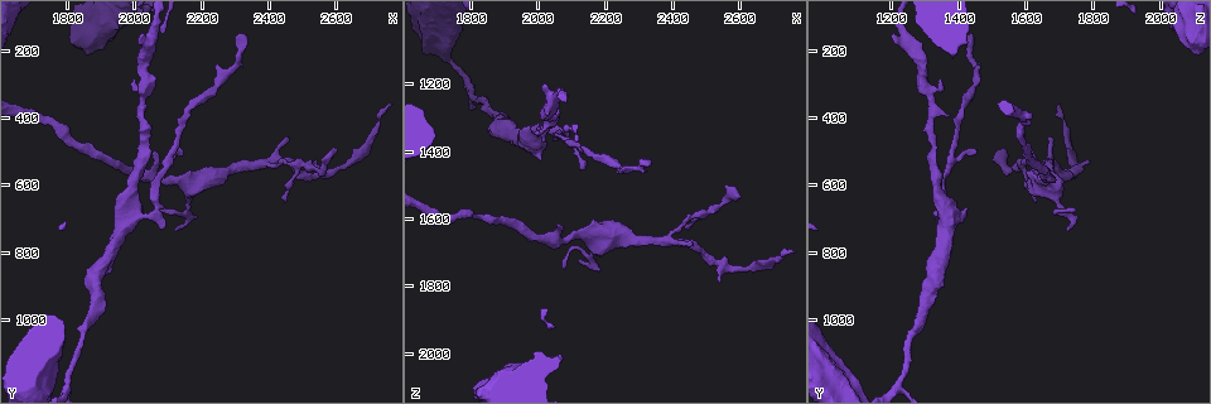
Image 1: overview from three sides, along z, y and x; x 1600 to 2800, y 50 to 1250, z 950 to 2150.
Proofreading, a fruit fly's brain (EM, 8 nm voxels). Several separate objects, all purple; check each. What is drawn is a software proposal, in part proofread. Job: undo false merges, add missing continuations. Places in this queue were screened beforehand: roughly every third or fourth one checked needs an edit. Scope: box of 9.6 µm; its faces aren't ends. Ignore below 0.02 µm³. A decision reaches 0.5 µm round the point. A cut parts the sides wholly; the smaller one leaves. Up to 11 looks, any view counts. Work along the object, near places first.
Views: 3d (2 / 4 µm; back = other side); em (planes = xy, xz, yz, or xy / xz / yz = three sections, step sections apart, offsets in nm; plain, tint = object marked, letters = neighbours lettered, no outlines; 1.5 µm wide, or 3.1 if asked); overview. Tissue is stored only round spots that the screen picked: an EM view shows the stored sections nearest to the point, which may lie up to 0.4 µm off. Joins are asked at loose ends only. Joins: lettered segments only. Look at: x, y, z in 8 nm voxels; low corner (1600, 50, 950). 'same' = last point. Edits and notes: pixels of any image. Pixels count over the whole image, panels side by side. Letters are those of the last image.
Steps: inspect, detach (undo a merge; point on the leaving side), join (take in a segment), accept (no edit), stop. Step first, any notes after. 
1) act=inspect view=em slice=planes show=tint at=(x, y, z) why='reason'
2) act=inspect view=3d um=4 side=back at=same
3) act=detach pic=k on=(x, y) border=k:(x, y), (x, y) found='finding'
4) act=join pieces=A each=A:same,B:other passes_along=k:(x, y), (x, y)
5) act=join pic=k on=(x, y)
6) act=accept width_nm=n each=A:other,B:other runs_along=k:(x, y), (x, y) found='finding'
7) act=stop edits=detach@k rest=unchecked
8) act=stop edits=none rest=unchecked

act=inspect view=em slice=planes show=plain at=(2460, 460, 1680) why='an open end'

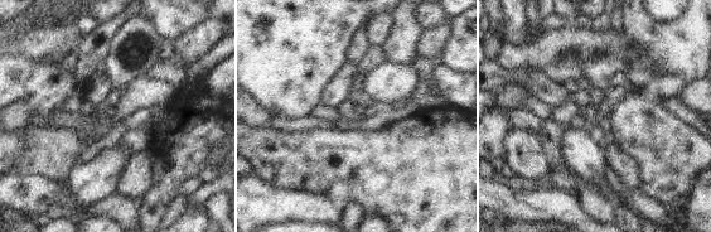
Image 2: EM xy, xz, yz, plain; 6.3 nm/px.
act=inspect view=em slice=planes show=letters at=same why='see the neighbours'

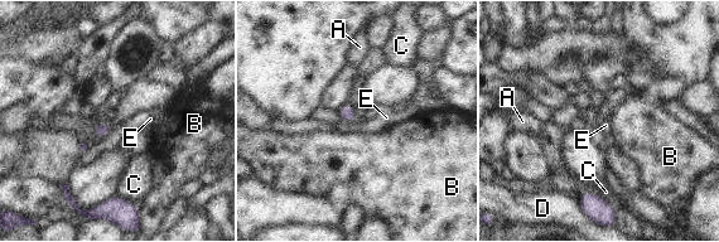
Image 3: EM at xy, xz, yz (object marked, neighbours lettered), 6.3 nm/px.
act=accept each=A:other,B:other,C:other,D:other,E:other border=3:(97, 122), (107, 122), (111, 129) found='no lettered segment goes on from it'

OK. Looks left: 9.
act=inspect view=em slice=yz step=8 show=tint at=(2080, 580, 1350) why='calibre changes'

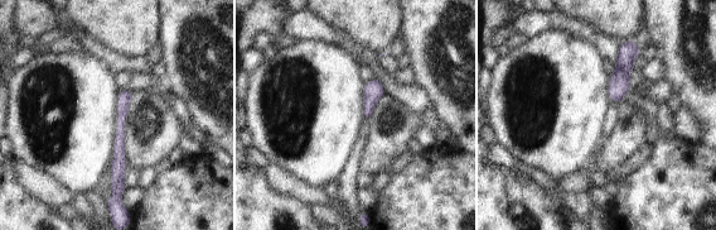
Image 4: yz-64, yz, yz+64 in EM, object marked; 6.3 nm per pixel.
act=inspect view=em slice=planes show=letters at=same why='another direction'

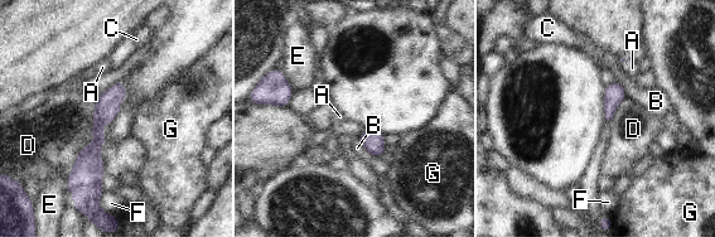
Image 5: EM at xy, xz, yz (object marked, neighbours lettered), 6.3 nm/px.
act=accept longest_contact=D:500nm each=A:other,B:other,C:other,D:other,E:other,F:other,G:other border=5:(96, 102), (93, 140), (68, 177) found='continuous, no second neuron'

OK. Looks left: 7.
act=inspect view=em slice=yz step=4 show=tint at=(2120, 720, 1720) why='thin end'

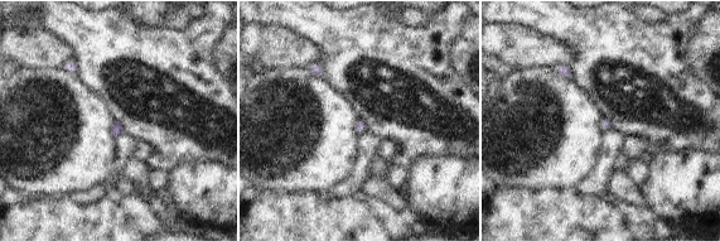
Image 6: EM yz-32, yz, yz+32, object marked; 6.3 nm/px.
act=inspect view=em slice=planes show=letters at=same why='cut it another way'

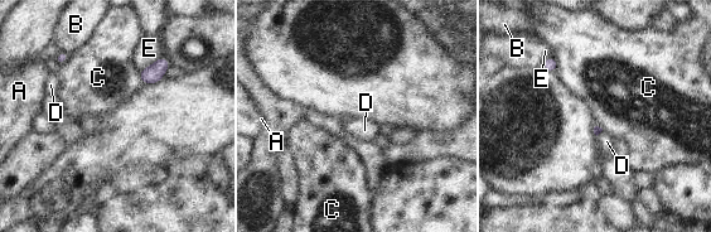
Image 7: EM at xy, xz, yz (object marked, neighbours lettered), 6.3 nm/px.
act=accept each=A:other,B:other,C:other,D:other,E:other border=7:(552, 56), (557, 63), (556, 72) found='no lettered segment goes on from it'

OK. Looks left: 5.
act=inspect view=em slice=planes show=letters at=(1810, 180, 2090) why='free end'

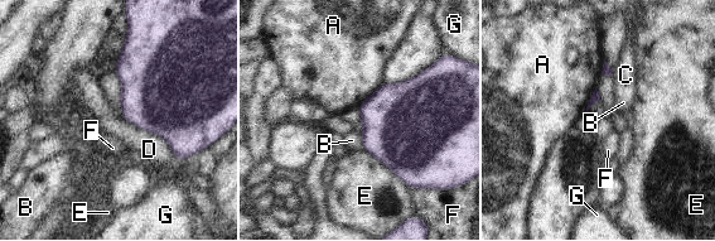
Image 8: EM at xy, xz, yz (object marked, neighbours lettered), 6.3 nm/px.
act=accept each=A:other,B:other,C:other,D:other,E:other,F:other,G:other border=8:(382, 83), (356, 106) found='no lettered segment goes on from it'

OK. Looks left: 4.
act=stop edits=none rest=unchecked

